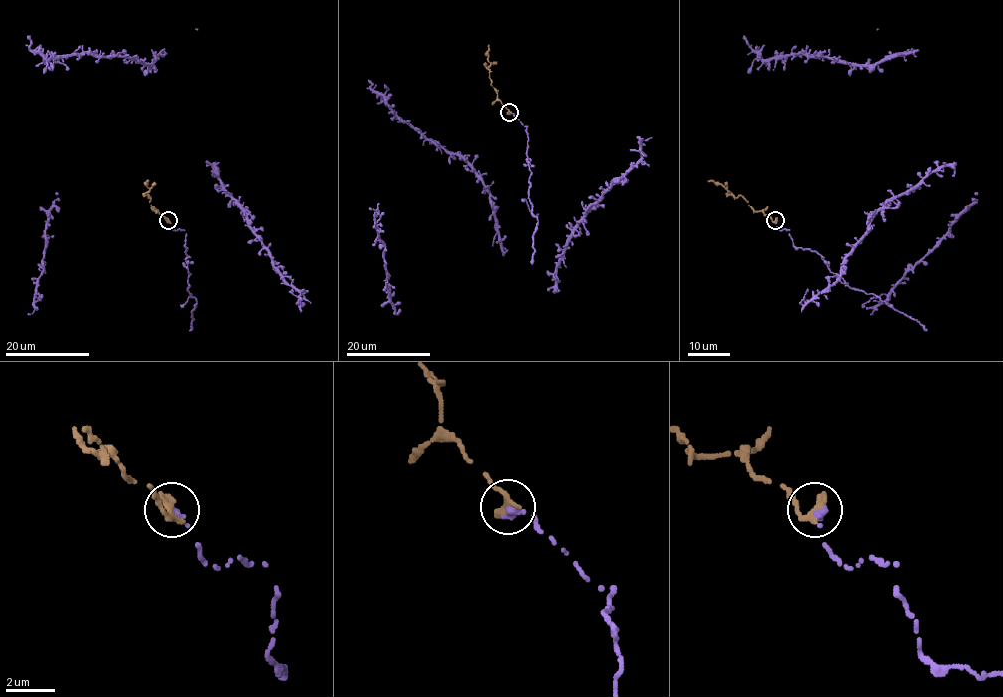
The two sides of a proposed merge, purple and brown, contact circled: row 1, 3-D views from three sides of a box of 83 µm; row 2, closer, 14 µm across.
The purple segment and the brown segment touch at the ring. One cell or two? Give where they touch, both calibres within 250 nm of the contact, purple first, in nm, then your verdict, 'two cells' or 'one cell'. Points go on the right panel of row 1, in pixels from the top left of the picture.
place (775, 220); calibres 320 and 440 nm; one cell

